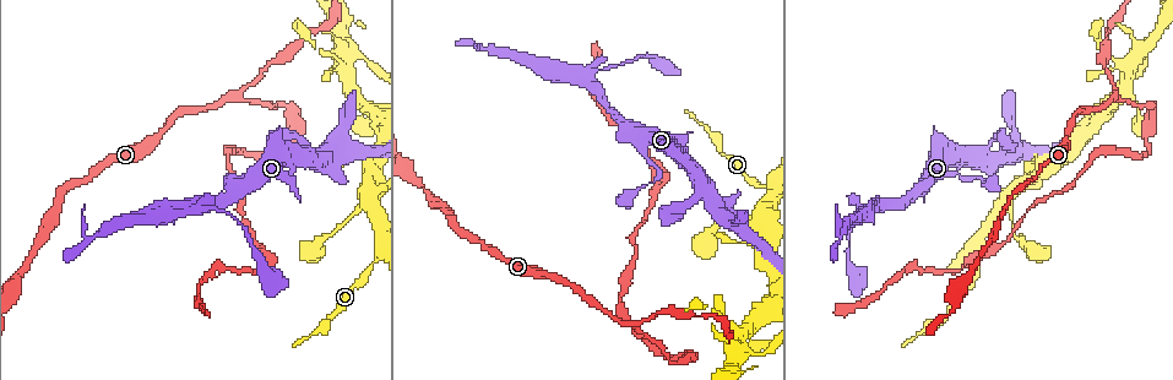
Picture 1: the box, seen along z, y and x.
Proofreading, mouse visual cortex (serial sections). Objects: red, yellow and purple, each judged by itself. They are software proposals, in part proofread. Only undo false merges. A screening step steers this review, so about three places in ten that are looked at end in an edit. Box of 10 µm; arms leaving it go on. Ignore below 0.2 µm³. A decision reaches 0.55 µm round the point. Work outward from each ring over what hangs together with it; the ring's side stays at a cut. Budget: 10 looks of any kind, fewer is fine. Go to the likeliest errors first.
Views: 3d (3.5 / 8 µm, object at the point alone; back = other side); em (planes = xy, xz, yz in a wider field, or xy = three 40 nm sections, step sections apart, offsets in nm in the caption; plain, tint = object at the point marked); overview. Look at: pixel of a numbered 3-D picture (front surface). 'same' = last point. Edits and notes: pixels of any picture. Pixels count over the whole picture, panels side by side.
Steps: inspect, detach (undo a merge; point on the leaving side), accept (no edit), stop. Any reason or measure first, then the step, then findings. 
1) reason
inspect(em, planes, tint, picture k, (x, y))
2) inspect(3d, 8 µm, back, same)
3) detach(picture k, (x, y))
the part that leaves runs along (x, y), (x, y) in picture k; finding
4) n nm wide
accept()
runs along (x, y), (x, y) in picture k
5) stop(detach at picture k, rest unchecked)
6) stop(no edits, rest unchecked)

abrupt turn
inspect(3d, 3.5 µm, picture 1, (685, 361))

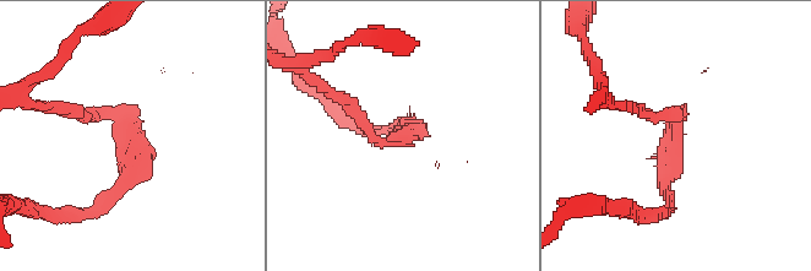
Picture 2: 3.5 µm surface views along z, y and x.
arms of 150, 200 nm; need the tissue
inspect(em, planes, tint, picture 2, (675, 129))

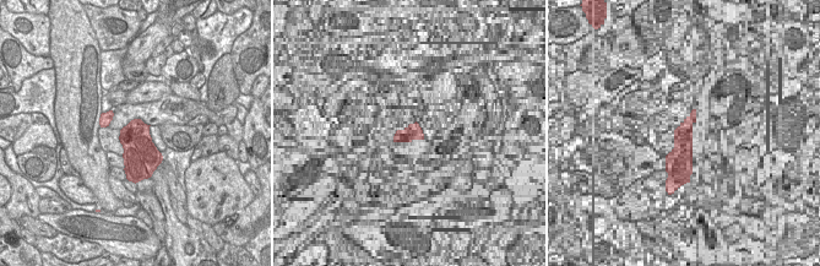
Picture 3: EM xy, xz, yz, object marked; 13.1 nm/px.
detach(picture 2, (135, 147))
the part that leaves runs along (115, 120), (134, 173), (88, 215) in picture 2; two cells meet here

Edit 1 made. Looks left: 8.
inspect(3d, 3.5 µm, picture 1, (189, 209))

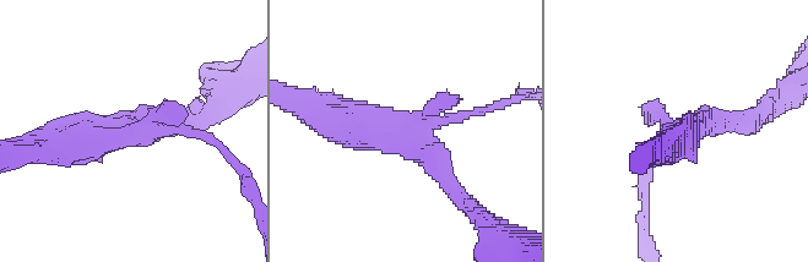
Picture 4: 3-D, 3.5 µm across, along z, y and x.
need the tissue
inspect(em, xy, step 5, tint, picture 4, (133, 131))

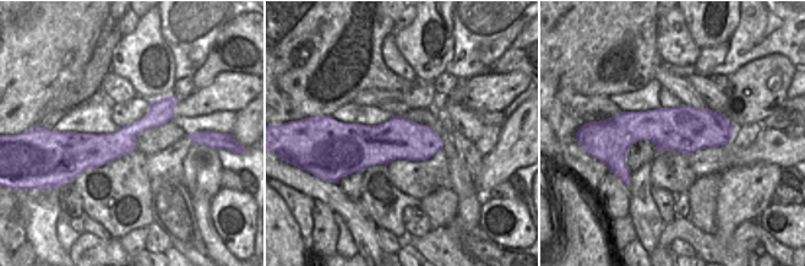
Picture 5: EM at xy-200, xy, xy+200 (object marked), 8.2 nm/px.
accept()
runs along (173, 101), (118, 144), (68, 135) in picture 5; all the same cell

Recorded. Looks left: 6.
calibre changes
inspect(3d, 3.5 µm, picture 1, (365, 177))

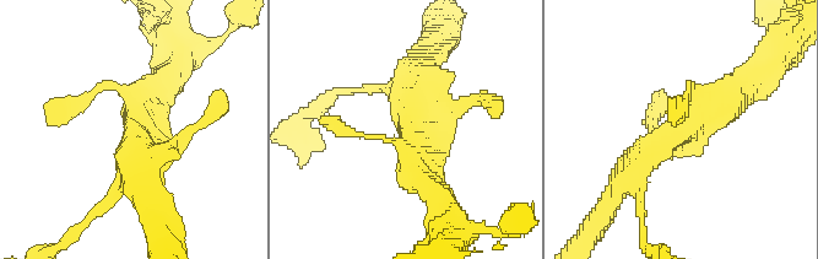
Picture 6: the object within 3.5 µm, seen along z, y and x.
inspect(em, xy, step 1, tint, picture 6, (412, 130))

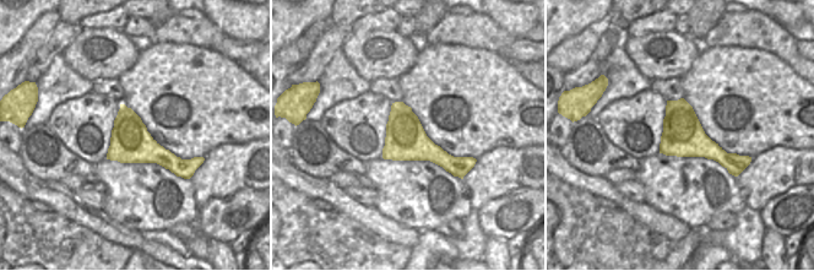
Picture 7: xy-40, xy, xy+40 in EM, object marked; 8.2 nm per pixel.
accept()
runs along (622, 179), (741, 88) in picture 6; continuous, no second cell

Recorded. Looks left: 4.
side arm on a straight run
inspect(3d, 8 µm, picture 1, (1136, 55))

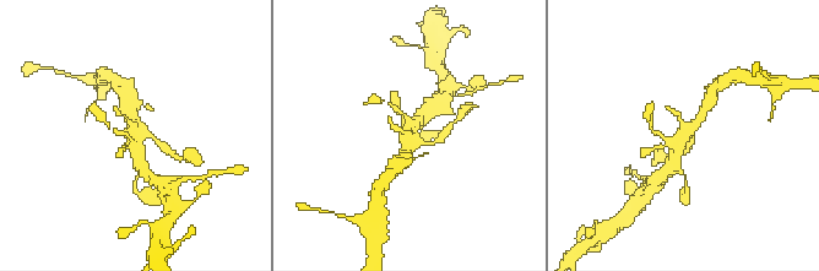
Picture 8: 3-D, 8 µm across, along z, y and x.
inspect(em, xy, step 2, tint, same)

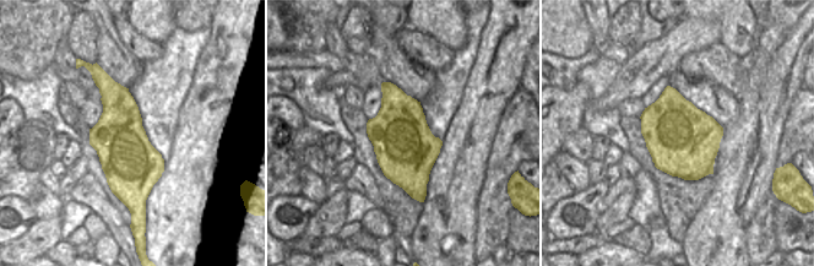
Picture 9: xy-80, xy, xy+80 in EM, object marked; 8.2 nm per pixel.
accept()
runs along (670, 166), (684, 134), (705, 107) in picture 8; all the same cell

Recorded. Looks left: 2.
stop(detach at picture 2, rest unchecked)

